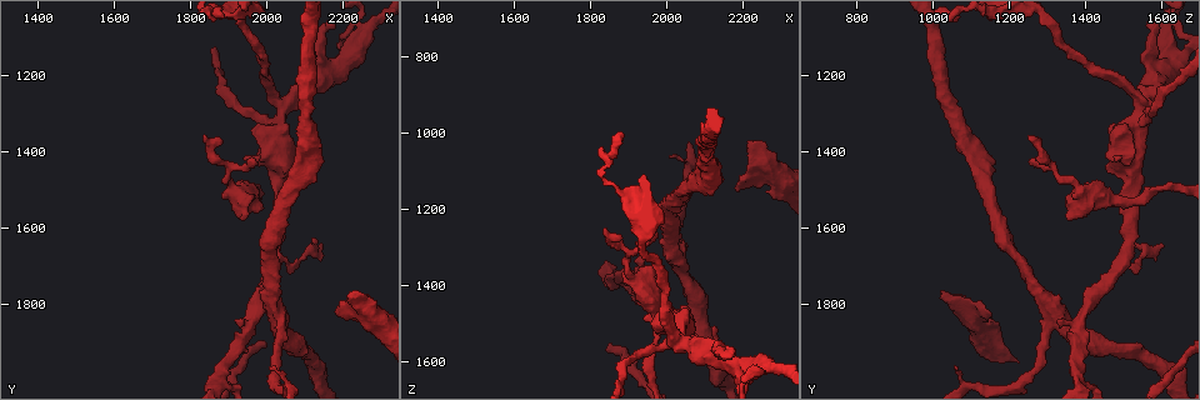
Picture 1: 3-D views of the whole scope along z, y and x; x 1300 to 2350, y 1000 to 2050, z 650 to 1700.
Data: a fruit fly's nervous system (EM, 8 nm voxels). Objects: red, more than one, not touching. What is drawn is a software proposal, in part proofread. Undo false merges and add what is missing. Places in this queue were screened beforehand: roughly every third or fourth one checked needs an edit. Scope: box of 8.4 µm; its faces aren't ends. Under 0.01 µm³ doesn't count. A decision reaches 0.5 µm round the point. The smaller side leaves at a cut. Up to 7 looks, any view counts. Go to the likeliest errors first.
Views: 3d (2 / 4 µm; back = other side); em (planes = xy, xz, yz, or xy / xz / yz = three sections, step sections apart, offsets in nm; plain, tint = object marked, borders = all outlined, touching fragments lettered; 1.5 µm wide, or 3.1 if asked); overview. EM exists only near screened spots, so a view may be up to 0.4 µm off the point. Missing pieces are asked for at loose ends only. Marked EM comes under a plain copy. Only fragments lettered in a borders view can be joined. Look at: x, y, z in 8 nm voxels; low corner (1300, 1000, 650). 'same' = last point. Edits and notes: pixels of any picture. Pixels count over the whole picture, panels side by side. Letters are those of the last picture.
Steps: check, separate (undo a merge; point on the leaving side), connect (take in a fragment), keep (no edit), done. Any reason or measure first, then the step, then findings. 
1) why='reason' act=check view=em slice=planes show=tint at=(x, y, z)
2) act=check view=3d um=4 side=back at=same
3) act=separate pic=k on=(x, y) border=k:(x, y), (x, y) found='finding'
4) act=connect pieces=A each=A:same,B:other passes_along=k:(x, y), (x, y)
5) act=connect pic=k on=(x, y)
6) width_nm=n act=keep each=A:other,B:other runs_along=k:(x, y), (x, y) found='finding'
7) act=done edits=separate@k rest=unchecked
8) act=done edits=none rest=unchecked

why='thick end' act=check view=em slice=planes show=borders at=(2245, 1775, 1015)

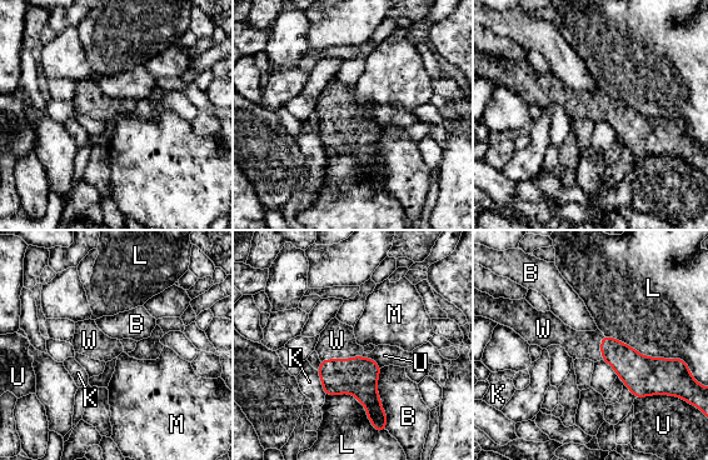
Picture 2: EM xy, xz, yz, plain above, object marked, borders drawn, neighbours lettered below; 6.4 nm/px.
act=connect pic=2 on=(337, 340) each=B:other,K:other,L:other,M:other,U:other,W:same passes_along=2:(358, 375), (340, 359), (337, 340) found='it goes on there'

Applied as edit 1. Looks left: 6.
why='thin end' act=check view=3d um=4 side=back at=(1840, 1355, 1260)

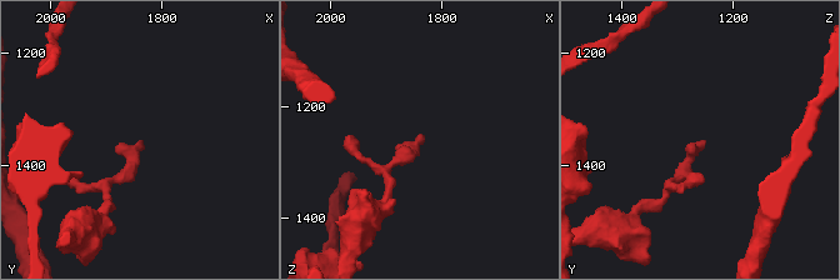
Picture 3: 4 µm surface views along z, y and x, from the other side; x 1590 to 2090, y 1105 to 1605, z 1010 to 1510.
act=check view=em slice=yz step=8 show=tint at=(1840, 1360, 1250)

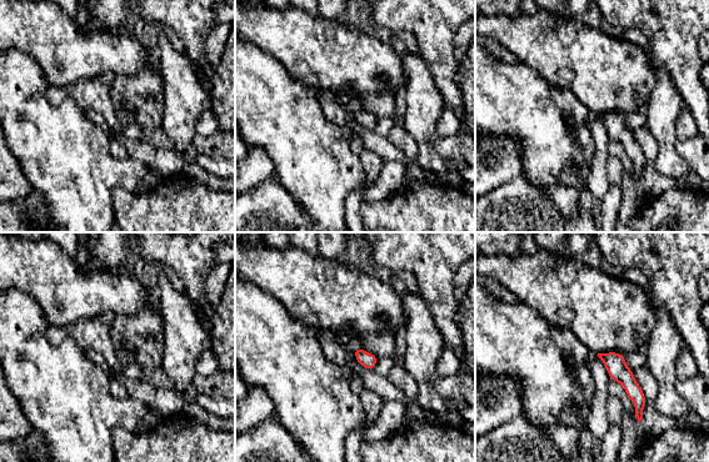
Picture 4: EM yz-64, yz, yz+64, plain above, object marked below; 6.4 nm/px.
why='another direction' act=check view=em slice=planes show=borders at=same

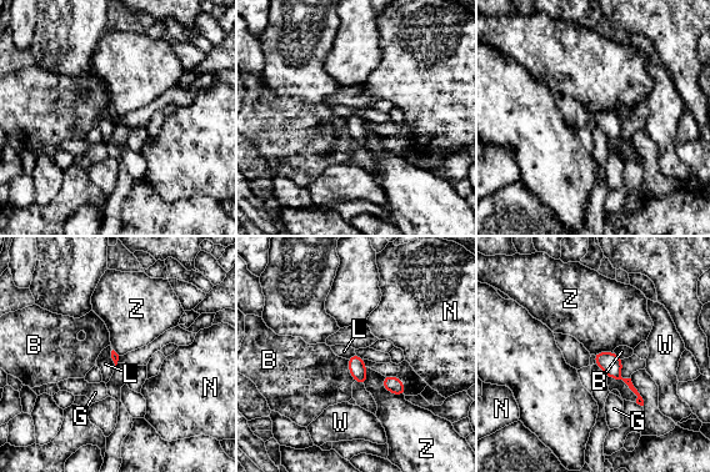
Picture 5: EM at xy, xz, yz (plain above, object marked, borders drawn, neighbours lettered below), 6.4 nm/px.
act=keep each=B:other,G:other,L:other,N:other,W:other,Z:other border=5:(383, 376), (386, 390), (404, 396) found='no lettered fragment goes on from it'

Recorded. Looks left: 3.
why='an open end' act=check view=3d um=4 at=(1915, 1835, 1330)

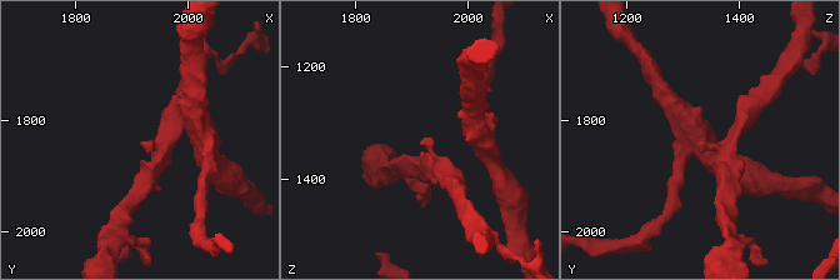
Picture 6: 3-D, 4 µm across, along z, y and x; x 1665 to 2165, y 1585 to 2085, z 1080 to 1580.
act=check view=em slice=planes show=borders at=(1915, 1840, 1330)

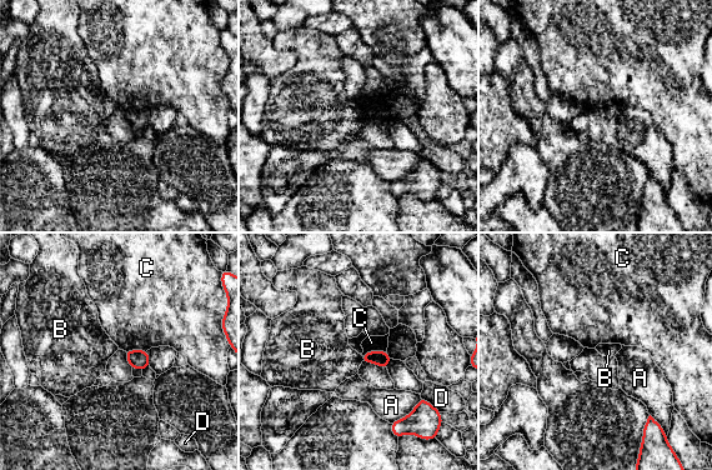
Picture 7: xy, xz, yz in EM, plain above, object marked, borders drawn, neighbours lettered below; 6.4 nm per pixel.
longest_contact=A:260nm act=keep each=A:other,B:other,C:other,D:other found='none of them fits'

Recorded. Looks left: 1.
act=done edits=connect@2 rest=unchecked

